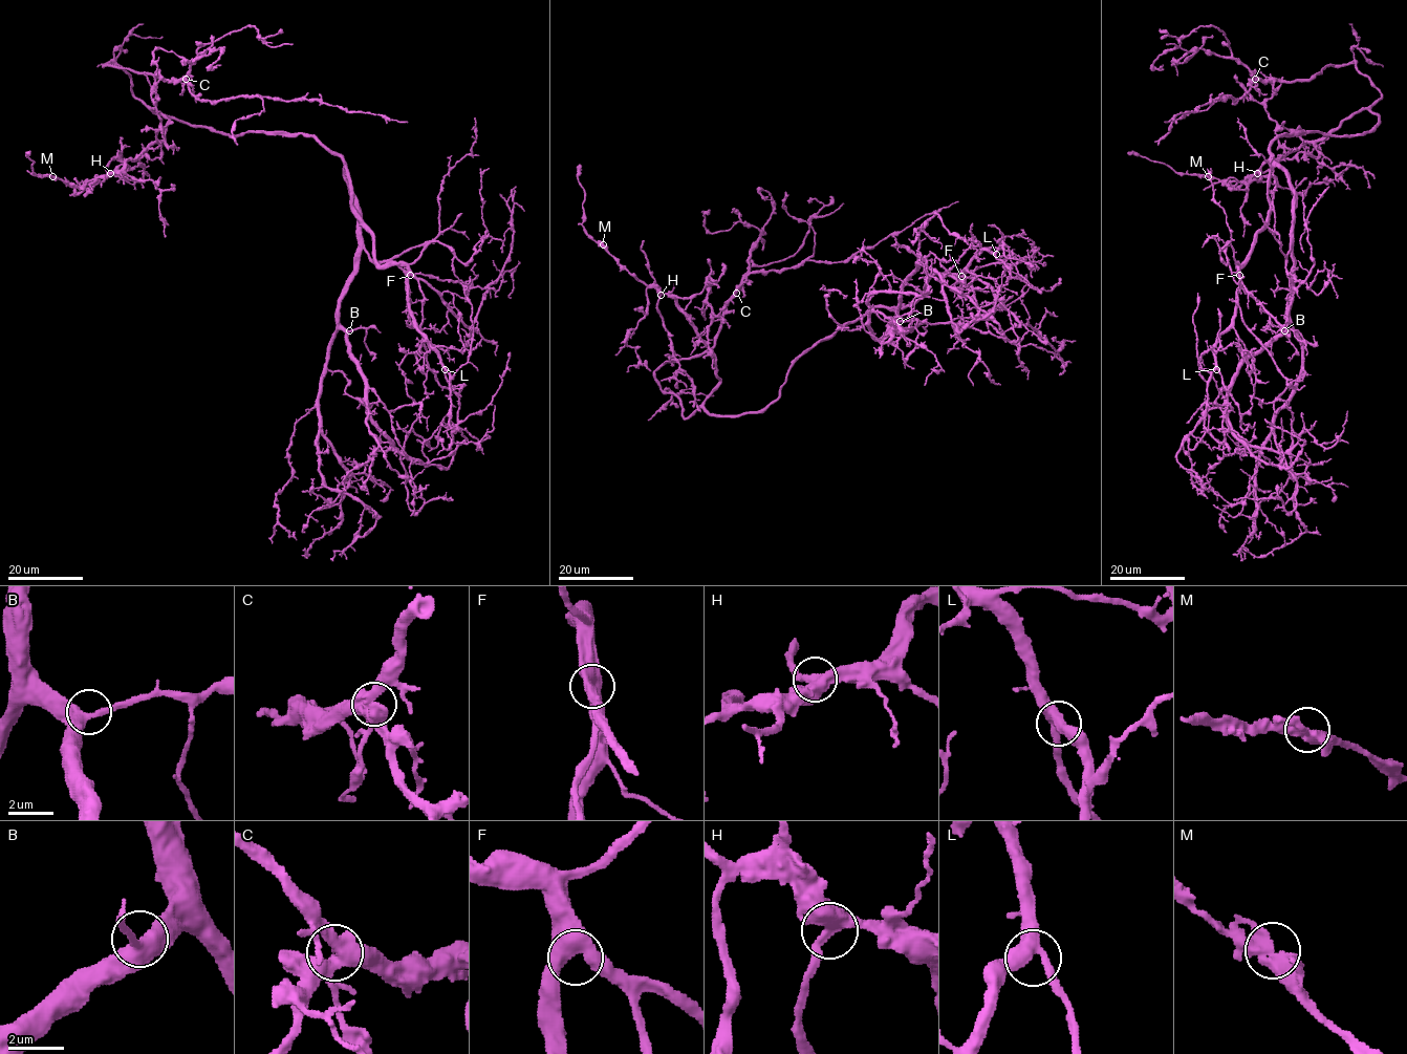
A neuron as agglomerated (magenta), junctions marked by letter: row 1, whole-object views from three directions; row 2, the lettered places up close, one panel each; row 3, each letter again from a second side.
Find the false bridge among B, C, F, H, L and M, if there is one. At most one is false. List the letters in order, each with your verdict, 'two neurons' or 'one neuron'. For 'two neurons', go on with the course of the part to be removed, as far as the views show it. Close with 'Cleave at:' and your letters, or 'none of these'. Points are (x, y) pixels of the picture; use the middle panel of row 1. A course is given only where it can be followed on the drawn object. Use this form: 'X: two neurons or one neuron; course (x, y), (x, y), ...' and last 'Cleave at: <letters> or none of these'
B: one neuron
C: one neuron
F: one neuron
H: one neuron
L: one neuron
M: one neuron
Cleave at: none of these

